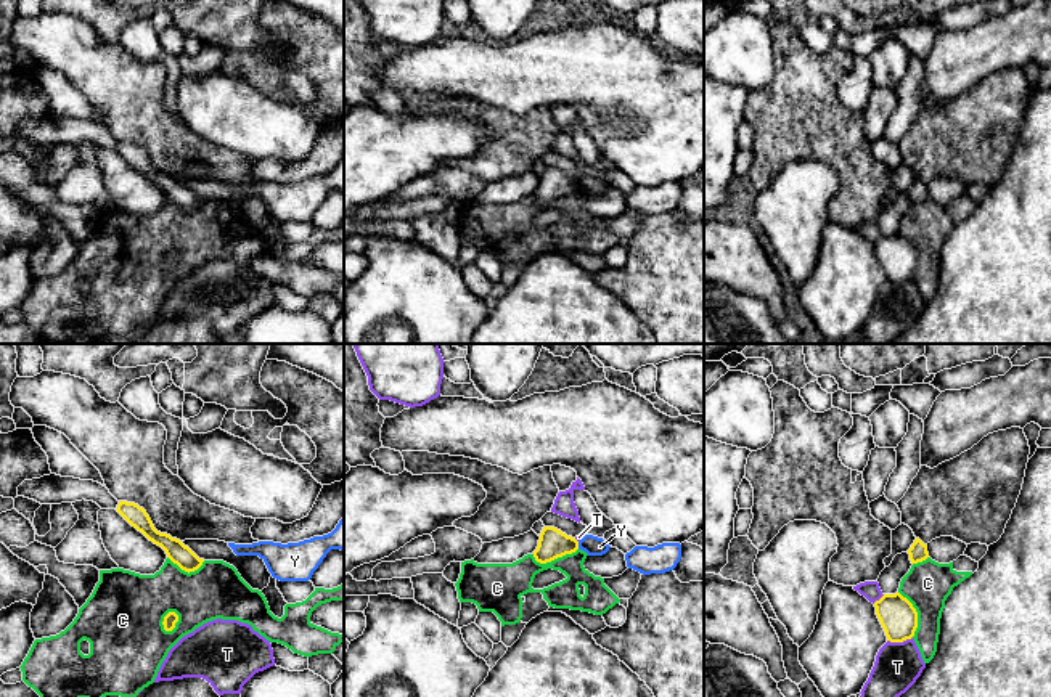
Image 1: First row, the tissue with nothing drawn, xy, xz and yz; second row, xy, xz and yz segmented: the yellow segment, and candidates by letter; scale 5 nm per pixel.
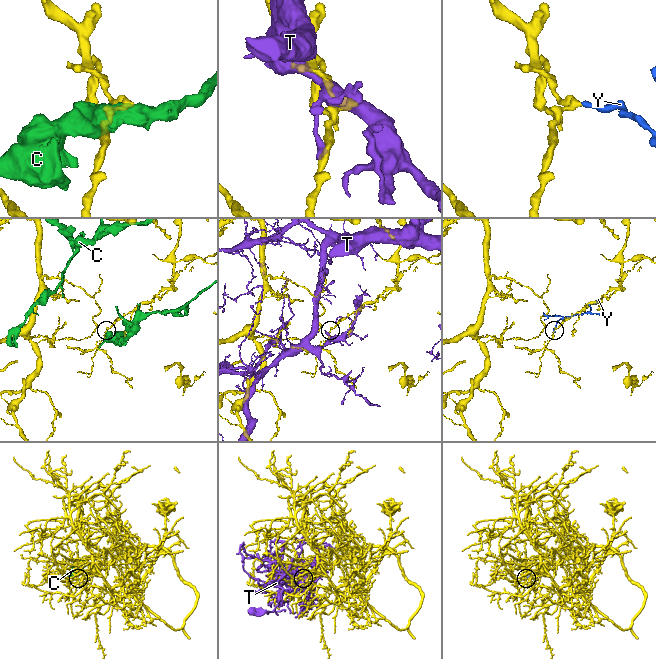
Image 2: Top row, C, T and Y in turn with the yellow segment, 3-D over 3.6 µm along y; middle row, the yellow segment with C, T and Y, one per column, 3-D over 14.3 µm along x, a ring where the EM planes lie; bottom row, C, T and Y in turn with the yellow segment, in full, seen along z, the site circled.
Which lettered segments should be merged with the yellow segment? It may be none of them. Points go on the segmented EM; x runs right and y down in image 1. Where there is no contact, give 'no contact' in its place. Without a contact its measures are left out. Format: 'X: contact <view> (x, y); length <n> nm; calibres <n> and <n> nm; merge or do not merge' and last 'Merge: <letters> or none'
C: contact xz (555, 558); length 240 nm; calibres 150 and 180 nm; do not merge
T: contact yz (899, 641); length 130 nm; calibres 190 and 240 nm; do not merge
Y: contact xz (577, 545); length 40 nm; calibres 150 and 100 nm; do not merge
Merge: none

